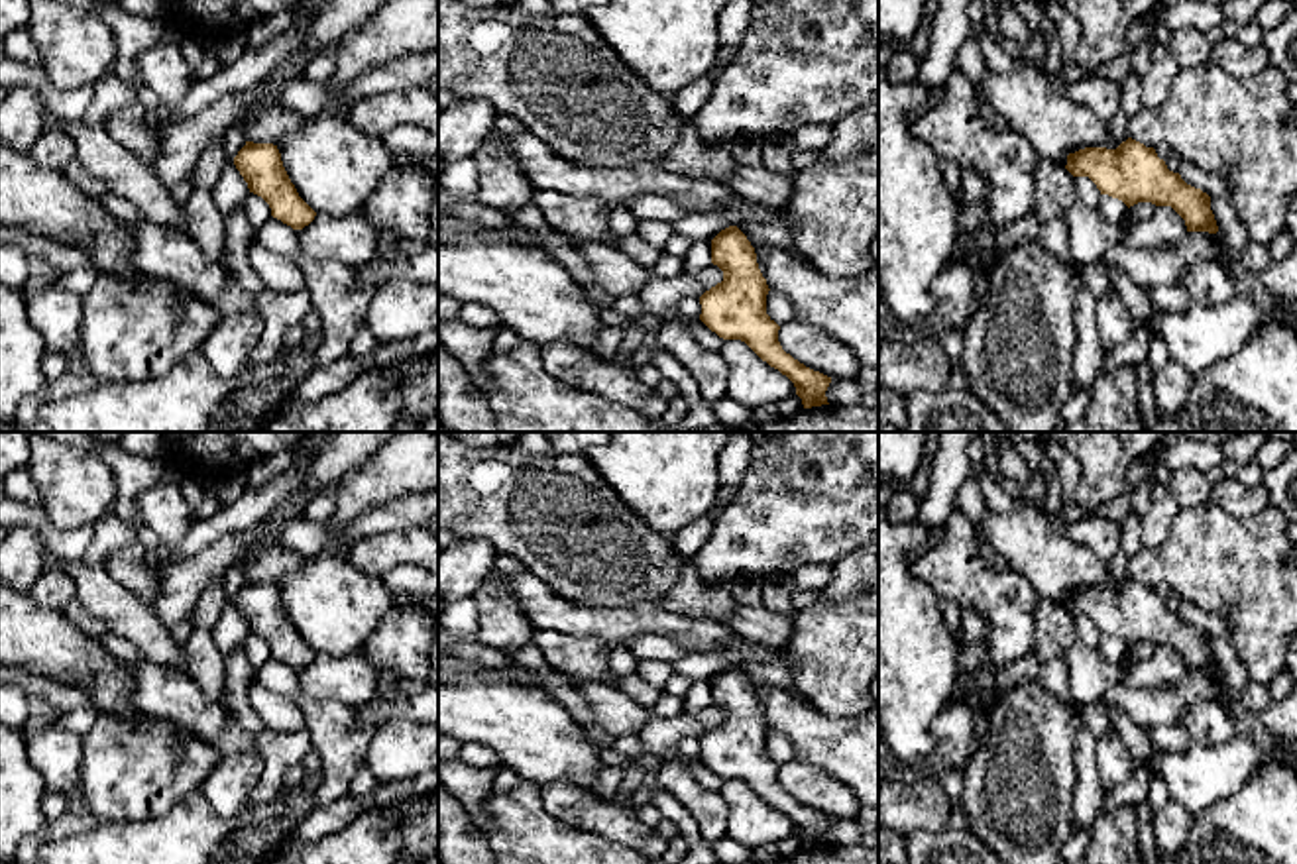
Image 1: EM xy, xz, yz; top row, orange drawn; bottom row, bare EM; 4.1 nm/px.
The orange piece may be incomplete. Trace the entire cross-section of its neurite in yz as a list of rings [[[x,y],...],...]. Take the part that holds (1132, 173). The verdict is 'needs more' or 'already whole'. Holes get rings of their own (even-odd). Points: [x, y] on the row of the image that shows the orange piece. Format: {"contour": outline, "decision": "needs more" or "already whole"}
{"contour": [[[1132,137],[1116,149],[1085,147],[1069,153],[1065,169],[1073,177],[1089,177],[1100,194],[1118,198],[1128,208],[1138,202],[1171,206],[1185,220],[1187,232],[1218,232],[1211,196],[1169,171],[1154,147]]], "decision": "already whole"}

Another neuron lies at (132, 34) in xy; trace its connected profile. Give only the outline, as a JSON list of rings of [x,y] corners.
[[[100,2],[88,14],[100,18],[116,39],[114,75],[130,88],[143,86],[136,57],[153,47],[181,41],[163,16],[138,18],[114,2]]]

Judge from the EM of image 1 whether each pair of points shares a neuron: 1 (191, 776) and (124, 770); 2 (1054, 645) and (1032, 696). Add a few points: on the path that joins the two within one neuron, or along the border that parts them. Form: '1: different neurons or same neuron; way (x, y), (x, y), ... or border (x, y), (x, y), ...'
1: same neuron; way (175, 776), (140, 776)
2: different neurons; border (1036, 676), (999, 694)

